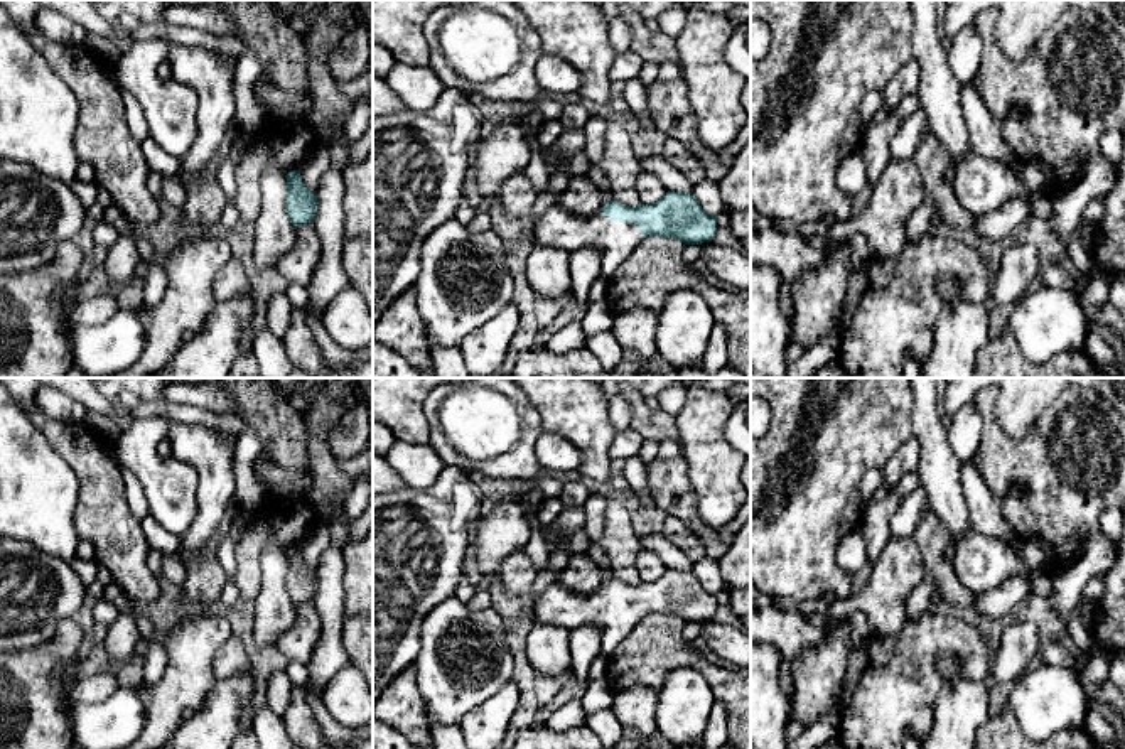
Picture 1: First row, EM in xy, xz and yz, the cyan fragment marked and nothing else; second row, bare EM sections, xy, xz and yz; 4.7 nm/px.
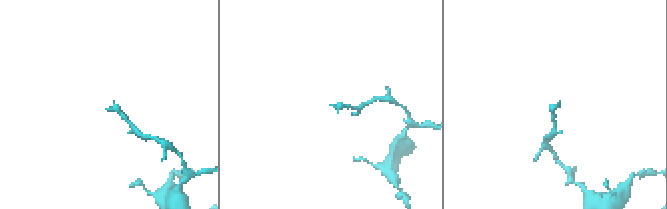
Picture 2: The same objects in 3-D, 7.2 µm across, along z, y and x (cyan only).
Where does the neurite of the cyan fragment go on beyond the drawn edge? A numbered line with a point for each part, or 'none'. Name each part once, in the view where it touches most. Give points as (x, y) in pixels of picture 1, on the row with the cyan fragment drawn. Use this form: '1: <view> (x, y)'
1: xz (559, 228)

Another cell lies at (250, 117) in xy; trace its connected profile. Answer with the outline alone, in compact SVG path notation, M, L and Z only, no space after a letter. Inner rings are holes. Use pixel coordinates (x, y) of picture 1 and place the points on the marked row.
M246 44L245 52L238 57L233 76L234 116L245 135L256 135L268 121L268 111L256 103L253 83L261 76L263 66L255 49Z

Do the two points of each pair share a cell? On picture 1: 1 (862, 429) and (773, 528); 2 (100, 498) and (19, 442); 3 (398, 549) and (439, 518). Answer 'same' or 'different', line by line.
1: same
2: different
3: same

